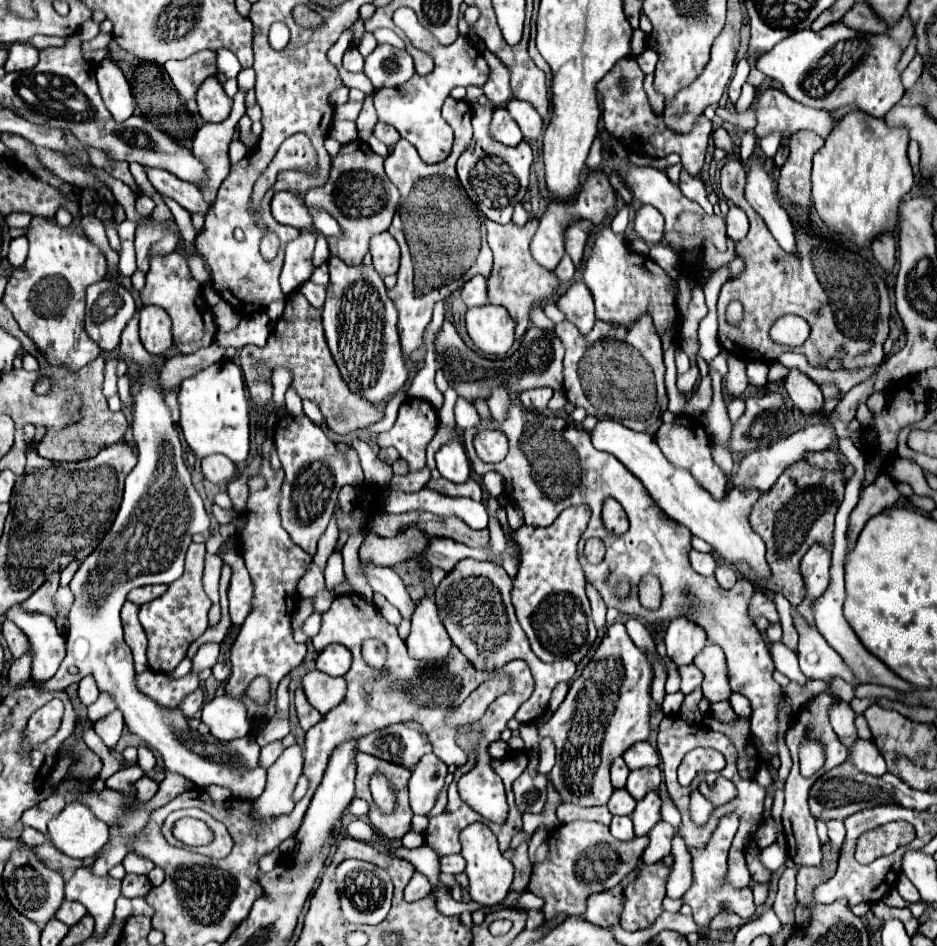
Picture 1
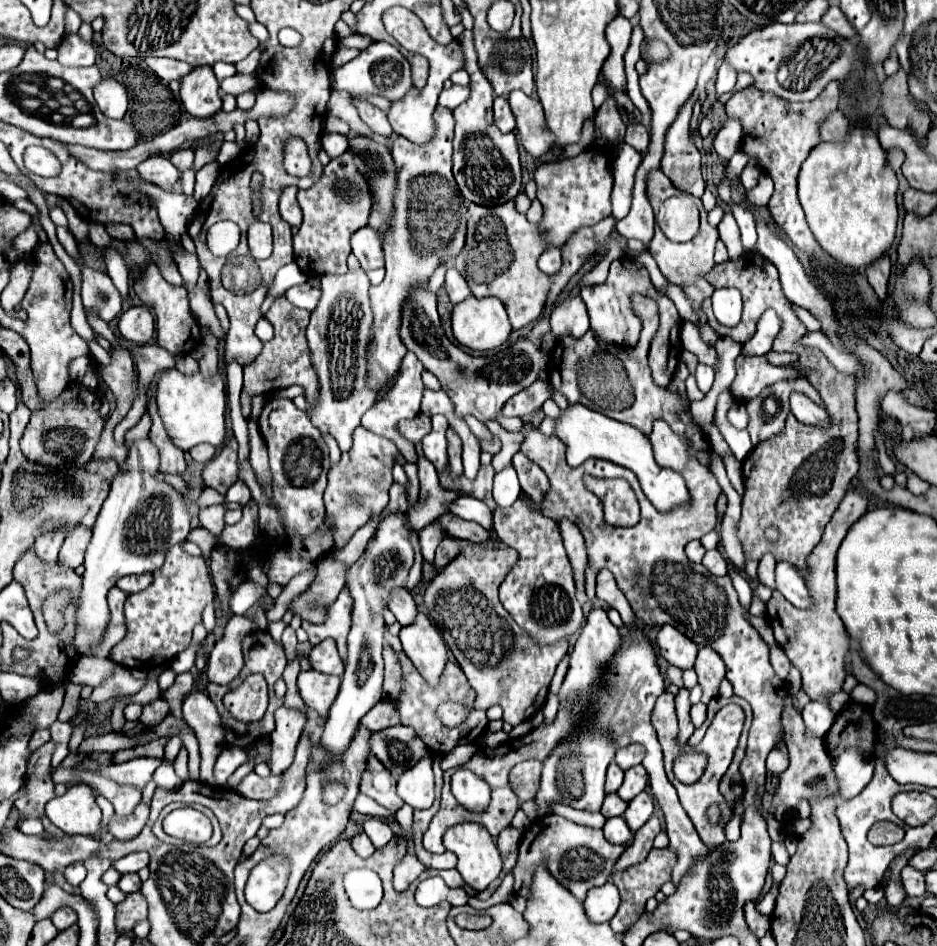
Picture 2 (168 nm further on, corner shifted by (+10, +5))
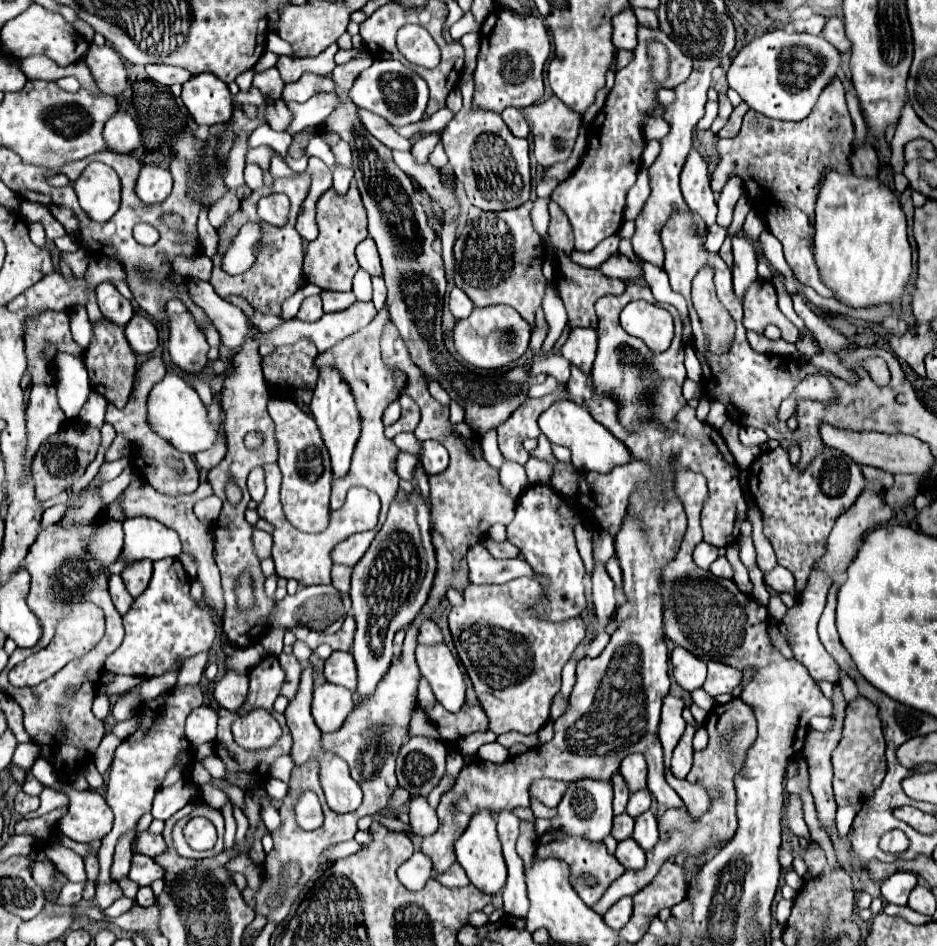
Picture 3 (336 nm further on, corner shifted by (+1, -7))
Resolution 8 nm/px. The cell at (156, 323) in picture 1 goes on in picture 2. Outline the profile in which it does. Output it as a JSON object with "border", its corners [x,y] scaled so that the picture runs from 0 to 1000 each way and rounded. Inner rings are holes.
{"border":[[[143,323],[128,334],[128,353],[141,364],[156,364],[164,353],[164,334],[154,323]]]}

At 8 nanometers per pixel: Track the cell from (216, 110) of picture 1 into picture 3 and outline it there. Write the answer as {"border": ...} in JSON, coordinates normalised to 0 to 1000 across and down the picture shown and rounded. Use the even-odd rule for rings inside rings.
{"border":[[[212,78],[195,89],[193,106],[210,131],[229,133],[247,125],[249,110],[242,89],[232,80]]]}

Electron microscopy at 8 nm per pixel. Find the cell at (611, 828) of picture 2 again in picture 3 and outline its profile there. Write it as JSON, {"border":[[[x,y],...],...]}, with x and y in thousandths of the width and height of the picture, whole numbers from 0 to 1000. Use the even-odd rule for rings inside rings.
{"border":[[[676,886],[661,890],[658,901],[656,901],[656,907],[669,920],[684,920],[684,918],[688,918],[688,901],[686,901],[686,896]]]}

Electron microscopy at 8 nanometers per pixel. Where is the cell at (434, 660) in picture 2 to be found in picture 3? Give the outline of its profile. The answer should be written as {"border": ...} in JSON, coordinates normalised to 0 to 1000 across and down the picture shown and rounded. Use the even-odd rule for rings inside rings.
{"border":[[[475,681],[464,685],[445,683],[445,702],[449,715],[458,721],[466,742],[477,753],[490,753],[496,744],[496,719],[488,698]]]}

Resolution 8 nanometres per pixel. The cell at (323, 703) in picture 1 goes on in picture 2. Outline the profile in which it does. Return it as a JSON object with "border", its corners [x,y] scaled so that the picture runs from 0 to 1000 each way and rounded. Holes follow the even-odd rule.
{"border":[[[327,708],[318,715],[318,729],[324,744],[337,751],[342,757],[348,757],[356,738],[361,736],[363,717],[352,712],[342,712],[339,708]]]}

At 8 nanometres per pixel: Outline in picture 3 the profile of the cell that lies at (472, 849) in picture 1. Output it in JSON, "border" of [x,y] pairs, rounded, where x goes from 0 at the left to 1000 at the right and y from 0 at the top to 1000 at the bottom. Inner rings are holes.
{"border":[[[511,856],[503,865],[498,877],[486,890],[486,905],[488,905],[488,911],[494,915],[494,920],[498,922],[503,934],[509,937],[513,943],[528,945],[539,937],[541,918],[539,918],[539,909],[535,903],[535,890],[530,886],[530,877],[528,877],[528,865],[522,856]]]}

